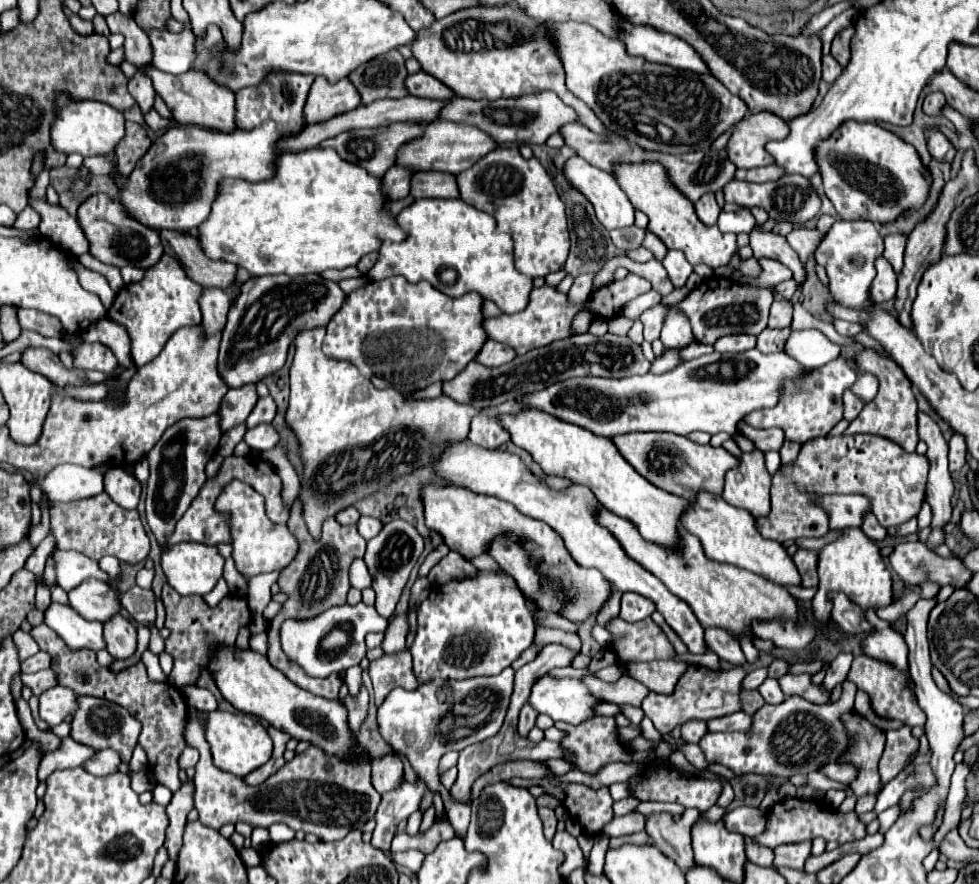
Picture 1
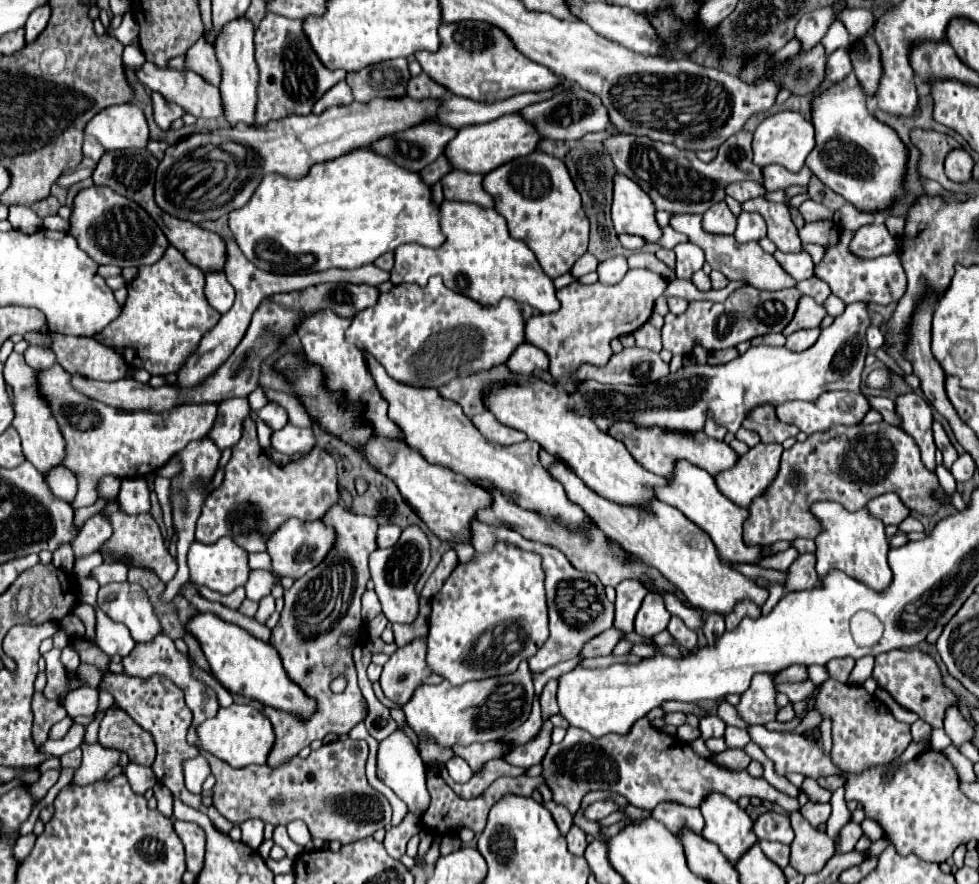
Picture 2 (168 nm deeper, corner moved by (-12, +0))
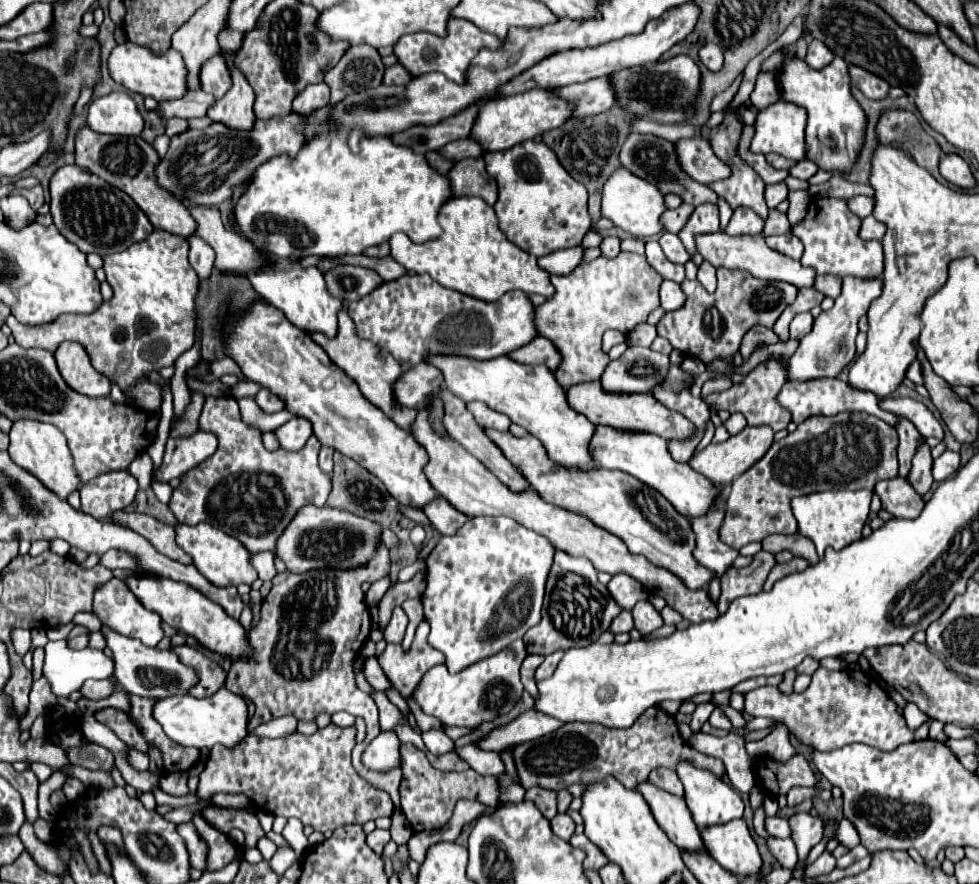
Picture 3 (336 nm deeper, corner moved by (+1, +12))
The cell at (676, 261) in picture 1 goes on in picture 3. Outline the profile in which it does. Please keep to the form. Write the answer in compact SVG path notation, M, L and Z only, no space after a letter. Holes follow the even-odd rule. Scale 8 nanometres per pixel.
M663 233L663 235L659 237L659 243L661 243L661 247L663 247L663 253L665 253L671 261L683 265L683 263L687 263L687 261L691 259L689 253L685 251L681 239L679 239L675 233Z

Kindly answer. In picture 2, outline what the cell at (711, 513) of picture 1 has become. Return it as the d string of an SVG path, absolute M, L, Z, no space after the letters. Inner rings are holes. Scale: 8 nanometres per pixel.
M680 461L676 463L676 471L674 477L668 481L666 487L656 489L656 497L676 509L680 509L692 523L696 523L700 529L704 529L710 539L714 541L718 555L722 561L726 563L752 563L758 565L766 555L764 555L764 545L748 545L744 543L742 537L742 525L748 519L748 509L738 507L736 503L732 503L728 497L724 497L720 493L720 489L716 487L716 481L712 475L708 475L706 471L702 471L700 467L688 463L688 461Z

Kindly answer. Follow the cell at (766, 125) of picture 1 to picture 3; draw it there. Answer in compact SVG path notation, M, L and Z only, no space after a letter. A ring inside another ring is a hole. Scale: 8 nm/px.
M779 99L757 115L751 151L763 155L779 153L787 159L801 161L807 155L805 127L807 111L799 105Z

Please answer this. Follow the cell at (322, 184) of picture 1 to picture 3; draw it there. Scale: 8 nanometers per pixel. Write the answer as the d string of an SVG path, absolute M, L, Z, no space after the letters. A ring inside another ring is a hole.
M345 127L321 133L309 143L303 143L303 149L293 159L279 155L259 165L249 189L235 205L235 219L241 233L257 247L267 249L277 257L359 255L371 245L389 241L389 237L399 231L407 233L413 243L437 239L443 233L437 221L439 209L453 197L449 179L437 173L427 163L425 155L415 155L409 147L395 145L391 137L363 135L359 153L351 153L347 137L349 131Z

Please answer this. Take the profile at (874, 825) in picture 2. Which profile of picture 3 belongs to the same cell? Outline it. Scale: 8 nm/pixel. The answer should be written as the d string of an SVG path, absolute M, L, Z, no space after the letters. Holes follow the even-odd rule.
M843 819L843 821L839 823L839 829L837 829L837 833L835 833L835 839L837 839L841 845L845 845L847 849L853 849L853 847L859 845L859 835L857 835L855 827L851 827L851 823L847 823L847 819Z

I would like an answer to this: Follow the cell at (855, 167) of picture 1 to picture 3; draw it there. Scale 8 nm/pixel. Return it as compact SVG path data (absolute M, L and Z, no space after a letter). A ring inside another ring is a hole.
M783 47L785 61L777 73L781 97L795 103L809 113L807 121L807 159L817 163L825 171L847 171L859 157L865 137L865 115L859 111L851 89L847 63L835 57L825 69L813 69L803 59L797 59L795 47Z

